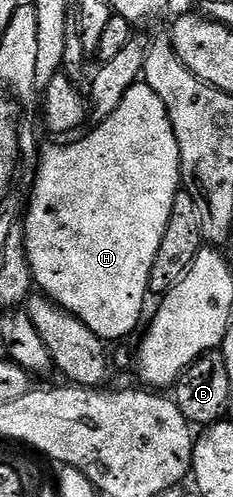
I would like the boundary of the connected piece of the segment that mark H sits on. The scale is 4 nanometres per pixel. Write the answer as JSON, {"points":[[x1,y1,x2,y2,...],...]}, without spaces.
{"points":[[143,81,131,85,111,117,92,129,90,135,74,143,61,141,58,147,49,147,42,153,23,226,36,290,83,321,91,333,112,341,125,339,142,326,145,295,150,294,151,265,155,265,155,253,159,253,159,241,163,241,171,205,175,205,181,187,179,141,175,141,159,93]]}

